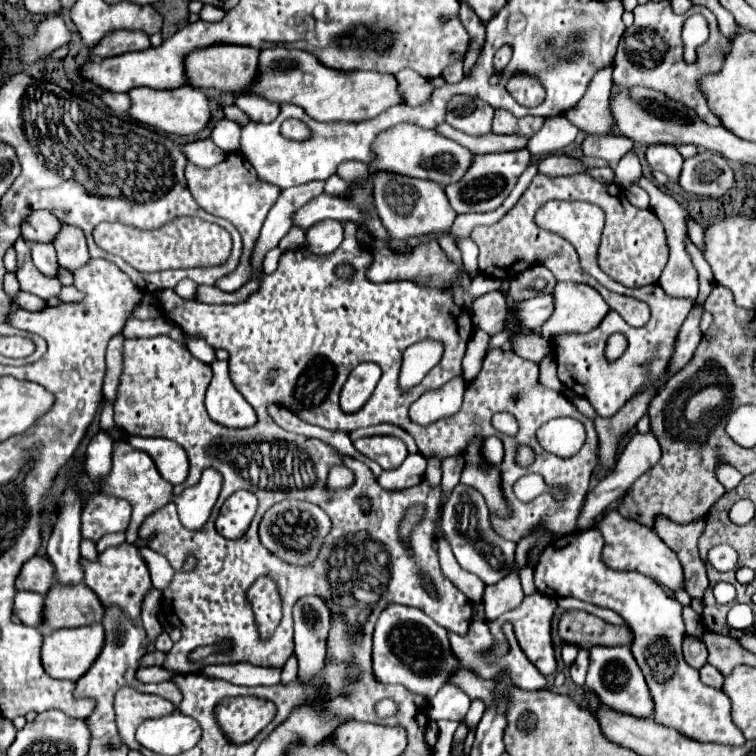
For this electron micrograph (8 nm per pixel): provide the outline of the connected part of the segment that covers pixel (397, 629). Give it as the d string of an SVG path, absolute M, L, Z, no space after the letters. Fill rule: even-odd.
M392 603L380 613L374 629L372 667L380 683L400 683L424 699L432 699L436 691L446 685L458 663L452 657L444 627L436 625L424 611L416 607Z

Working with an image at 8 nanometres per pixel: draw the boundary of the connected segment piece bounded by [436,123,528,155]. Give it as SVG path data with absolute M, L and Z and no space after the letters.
M442 123L440 127L436 127L436 131L448 139L454 139L456 143L464 145L466 149L470 149L474 155L482 155L482 153L504 153L504 151L516 151L516 149L524 149L528 139L518 137L518 135L496 135L496 133L486 133L480 137L462 133L454 127L450 127L448 123Z

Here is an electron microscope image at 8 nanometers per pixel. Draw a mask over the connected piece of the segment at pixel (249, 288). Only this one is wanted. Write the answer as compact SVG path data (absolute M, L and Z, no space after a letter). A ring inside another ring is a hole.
M248 283L234 293L224 293L218 287L198 285L196 287L196 301L202 301L202 303L238 303L238 301L244 301L256 289L258 289L258 283Z

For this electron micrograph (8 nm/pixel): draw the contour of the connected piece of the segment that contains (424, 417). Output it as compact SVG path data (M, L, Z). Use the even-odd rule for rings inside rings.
M452 379L444 387L428 391L420 395L412 405L410 405L410 419L418 425L430 425L438 419L450 417L460 409L464 395L464 381L462 379Z

